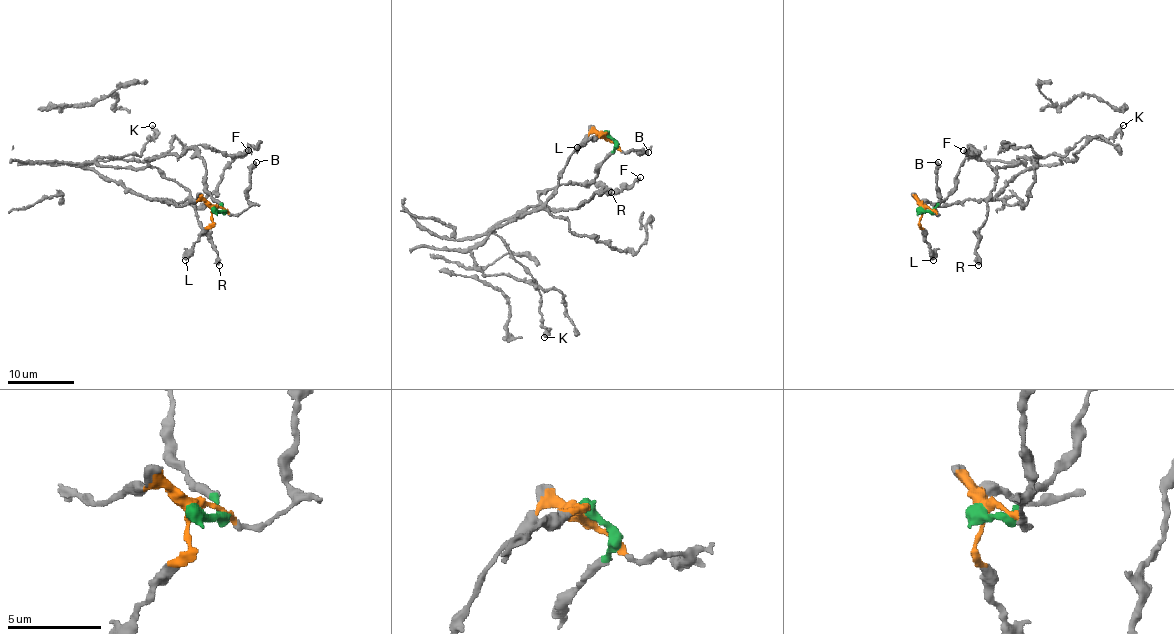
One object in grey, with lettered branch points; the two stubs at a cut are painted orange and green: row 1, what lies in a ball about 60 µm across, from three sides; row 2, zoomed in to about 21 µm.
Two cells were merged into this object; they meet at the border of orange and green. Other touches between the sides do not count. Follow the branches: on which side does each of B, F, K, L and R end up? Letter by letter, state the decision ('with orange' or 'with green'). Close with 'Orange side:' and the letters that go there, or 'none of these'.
B: with orange
F: with green
K: with green
L: with orange
R: with green
Orange side: B, L

